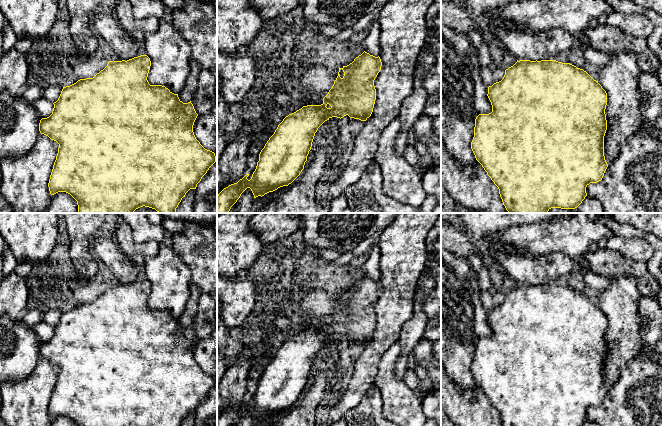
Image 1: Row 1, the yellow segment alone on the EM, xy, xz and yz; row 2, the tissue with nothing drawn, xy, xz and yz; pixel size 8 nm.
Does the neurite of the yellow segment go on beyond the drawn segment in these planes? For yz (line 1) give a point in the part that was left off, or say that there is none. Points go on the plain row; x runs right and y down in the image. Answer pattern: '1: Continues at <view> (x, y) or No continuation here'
1: No continuation here

